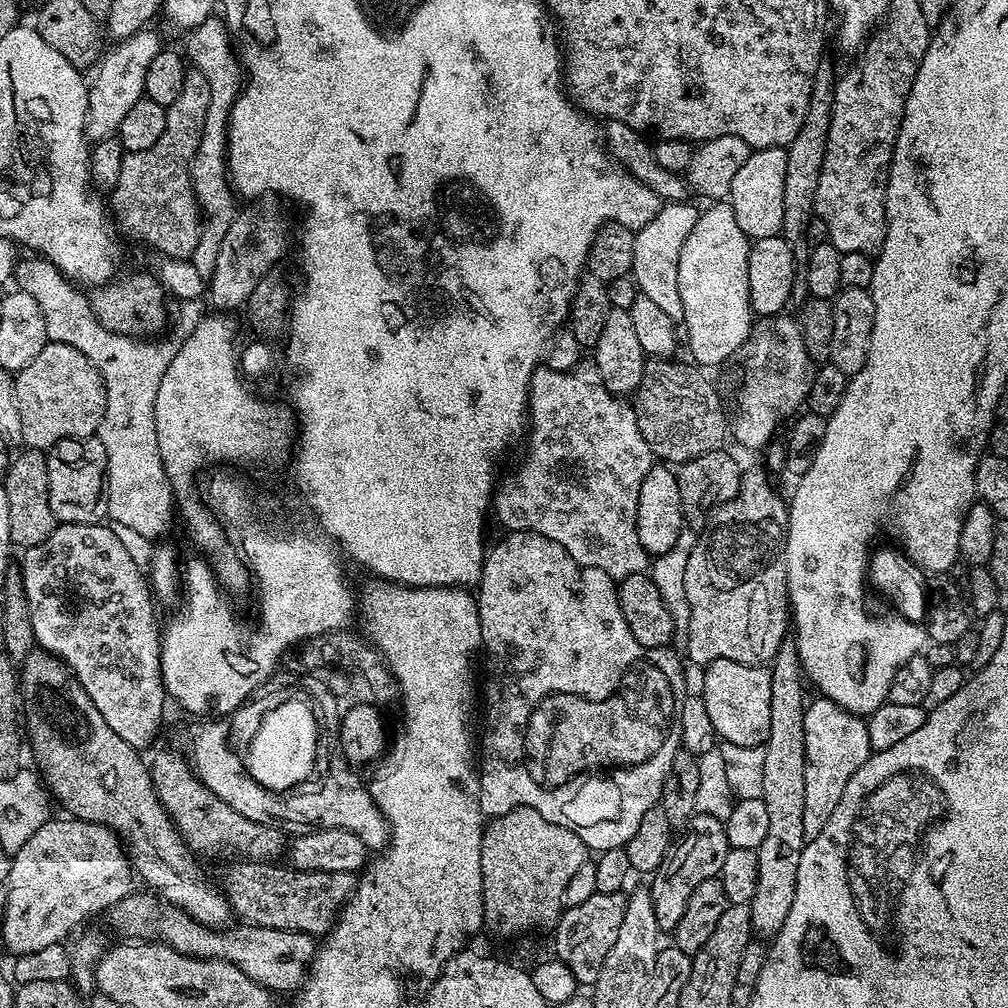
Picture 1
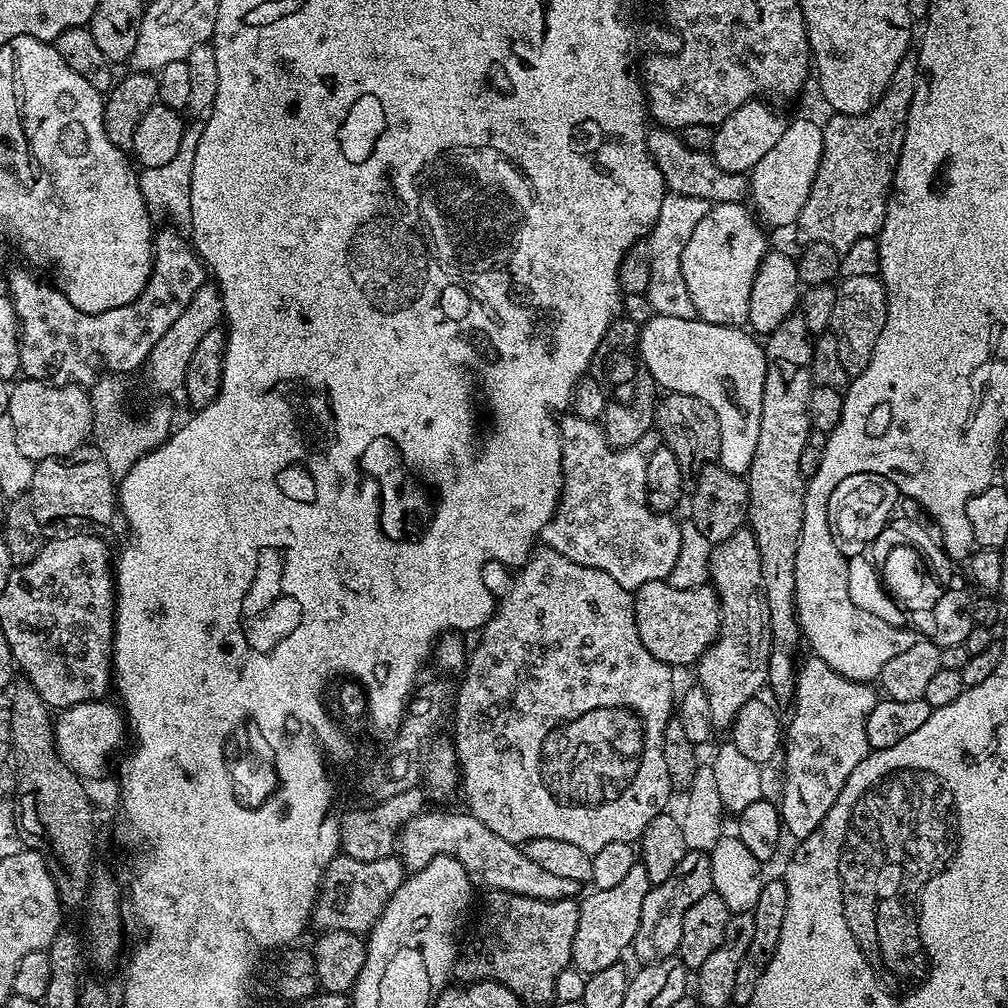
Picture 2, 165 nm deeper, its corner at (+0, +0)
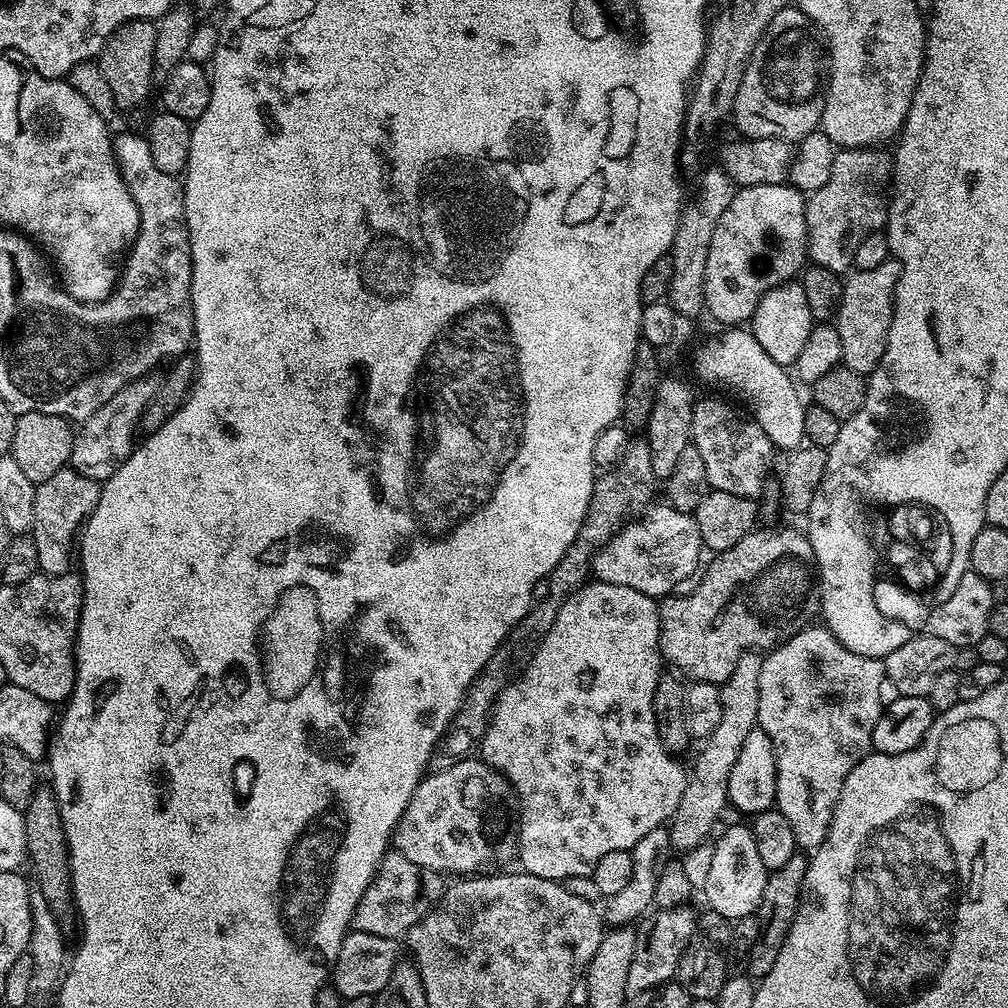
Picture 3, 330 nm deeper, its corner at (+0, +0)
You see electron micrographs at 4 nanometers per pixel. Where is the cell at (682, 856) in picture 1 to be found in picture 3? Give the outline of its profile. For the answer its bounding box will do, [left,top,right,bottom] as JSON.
[626,906,698,994]

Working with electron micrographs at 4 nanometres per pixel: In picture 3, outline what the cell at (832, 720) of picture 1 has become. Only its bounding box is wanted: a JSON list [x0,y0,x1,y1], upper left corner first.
[756,626,886,850]

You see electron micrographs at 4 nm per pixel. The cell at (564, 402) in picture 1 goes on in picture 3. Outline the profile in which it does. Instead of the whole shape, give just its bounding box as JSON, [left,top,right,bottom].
[590,502,701,598]

